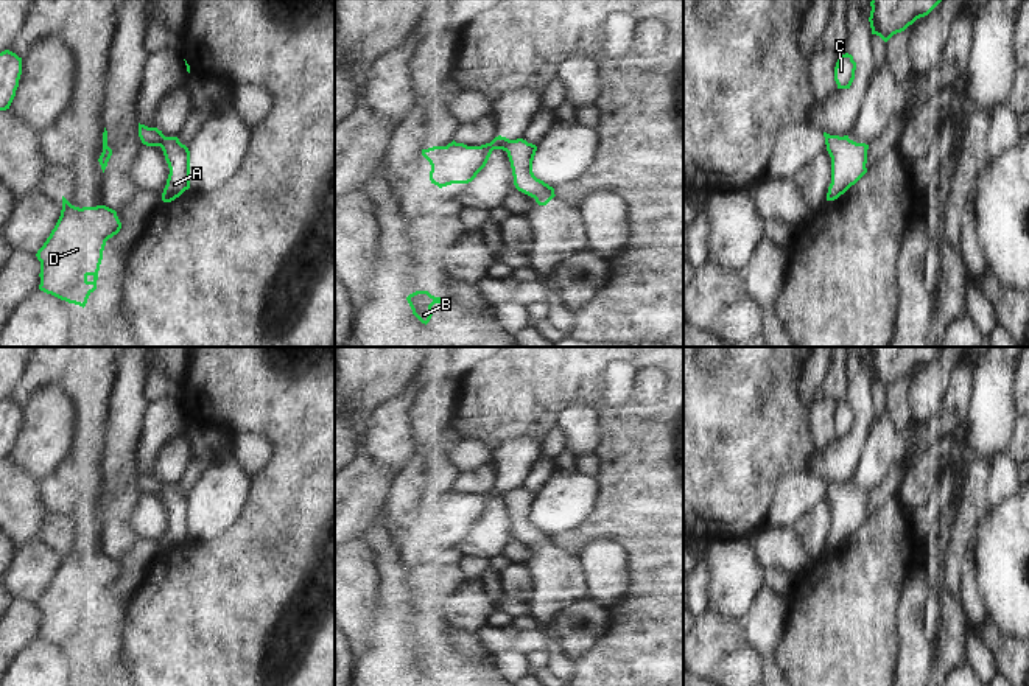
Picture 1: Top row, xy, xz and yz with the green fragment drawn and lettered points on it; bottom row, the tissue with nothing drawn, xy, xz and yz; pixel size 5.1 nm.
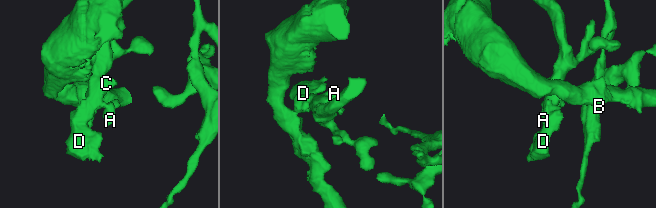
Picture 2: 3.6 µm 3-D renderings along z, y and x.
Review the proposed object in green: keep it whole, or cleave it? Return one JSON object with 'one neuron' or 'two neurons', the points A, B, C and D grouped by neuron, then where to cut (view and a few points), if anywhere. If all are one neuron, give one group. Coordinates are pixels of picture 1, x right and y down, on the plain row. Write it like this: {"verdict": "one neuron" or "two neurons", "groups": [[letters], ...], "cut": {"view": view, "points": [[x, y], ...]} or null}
{"verdict": "two neurons", "groups": [["A"], ["B", "C", "D"]], "cut": {"view": "xz", "points": [[511, 489], [505, 498]]}}

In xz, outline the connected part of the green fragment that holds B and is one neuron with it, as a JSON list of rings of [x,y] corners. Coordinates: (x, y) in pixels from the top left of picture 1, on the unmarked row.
[[[416,639],[409,642],[406,649],[413,658],[413,663],[425,674],[430,670],[433,664],[431,655],[434,652],[441,652],[441,653],[447,652],[444,646],[434,646],[428,639]]]

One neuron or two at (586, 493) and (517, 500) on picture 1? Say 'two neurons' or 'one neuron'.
two neurons

